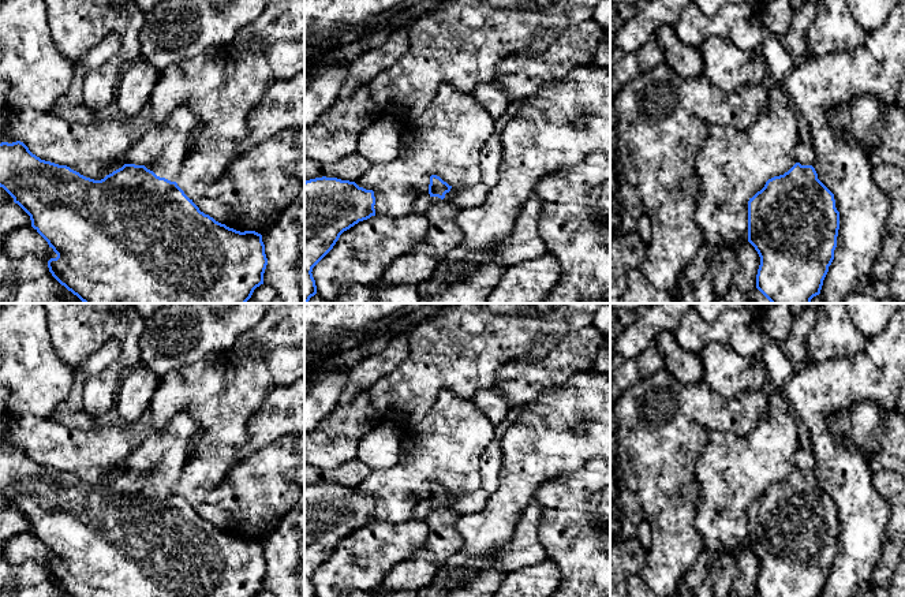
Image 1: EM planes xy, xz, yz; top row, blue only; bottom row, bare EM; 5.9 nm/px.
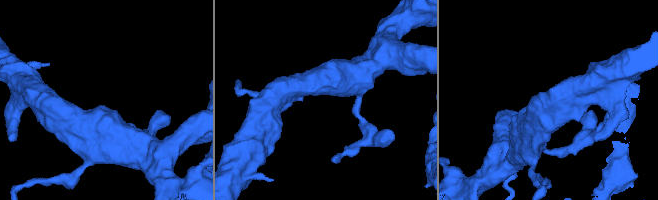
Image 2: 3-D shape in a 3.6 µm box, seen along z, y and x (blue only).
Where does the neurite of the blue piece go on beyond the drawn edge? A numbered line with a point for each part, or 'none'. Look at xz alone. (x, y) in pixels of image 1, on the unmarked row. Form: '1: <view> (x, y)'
1: xz (474, 502)

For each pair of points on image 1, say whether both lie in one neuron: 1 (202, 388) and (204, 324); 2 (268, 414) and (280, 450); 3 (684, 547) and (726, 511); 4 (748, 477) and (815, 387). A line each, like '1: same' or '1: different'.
1: different
2: different
3: different
4: different

